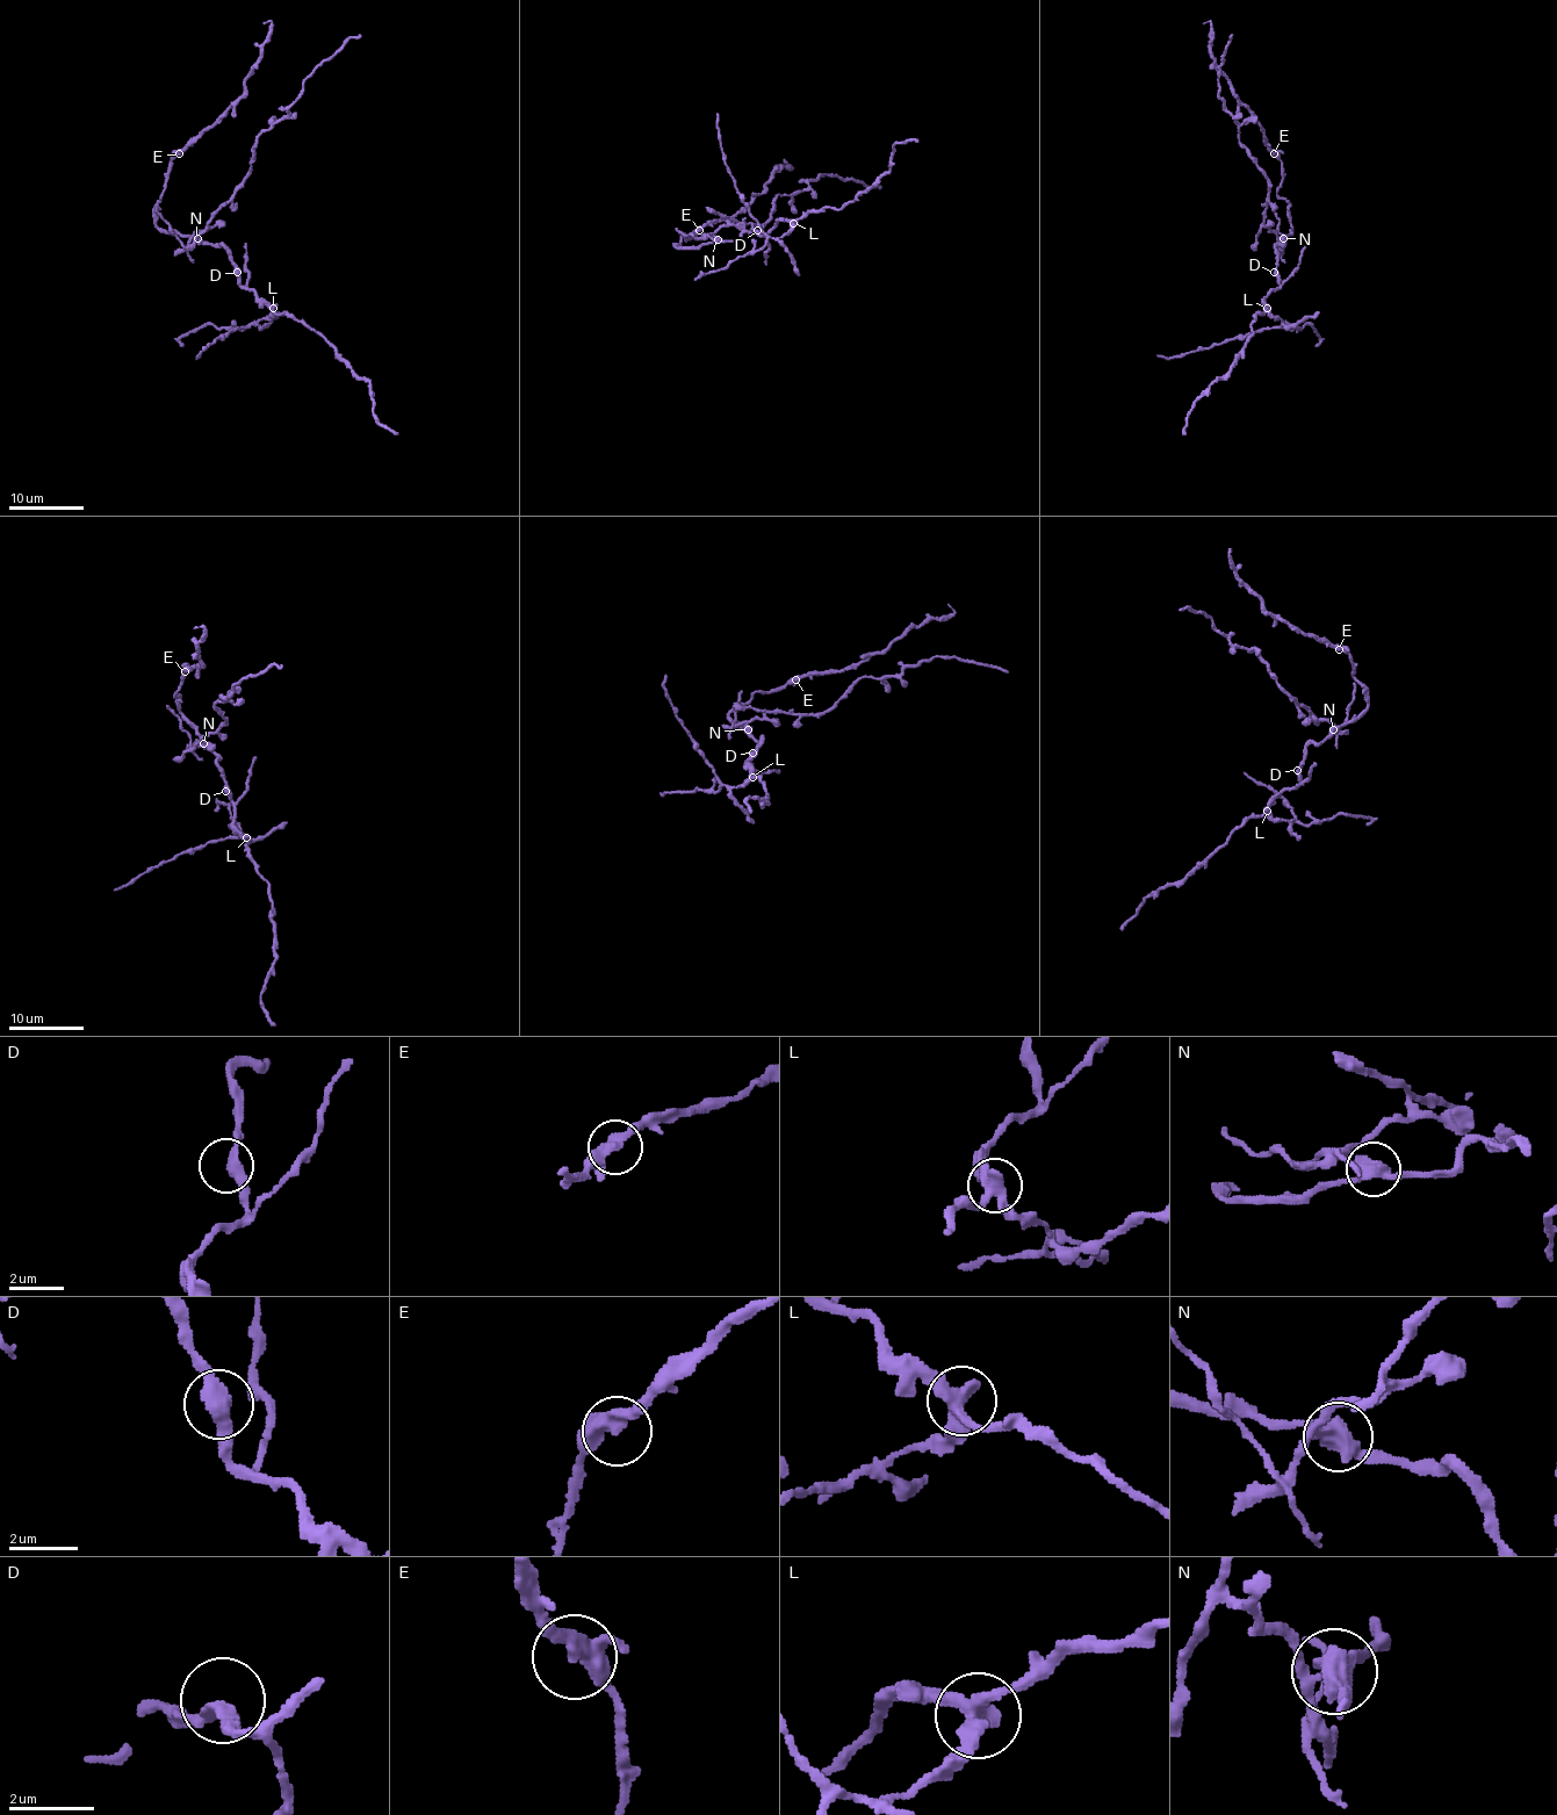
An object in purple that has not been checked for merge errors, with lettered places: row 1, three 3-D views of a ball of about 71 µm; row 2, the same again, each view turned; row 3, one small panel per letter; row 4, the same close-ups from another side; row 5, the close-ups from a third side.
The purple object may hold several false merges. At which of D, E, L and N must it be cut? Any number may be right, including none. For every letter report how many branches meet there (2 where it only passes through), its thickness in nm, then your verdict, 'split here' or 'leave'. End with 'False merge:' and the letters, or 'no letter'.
D: 2 | 360 nm | leave
E: 3 | 340 nm | leave
L: 3 | 360 nm | split here
N: 3 | 440 nm | split here
False merge: L, N

